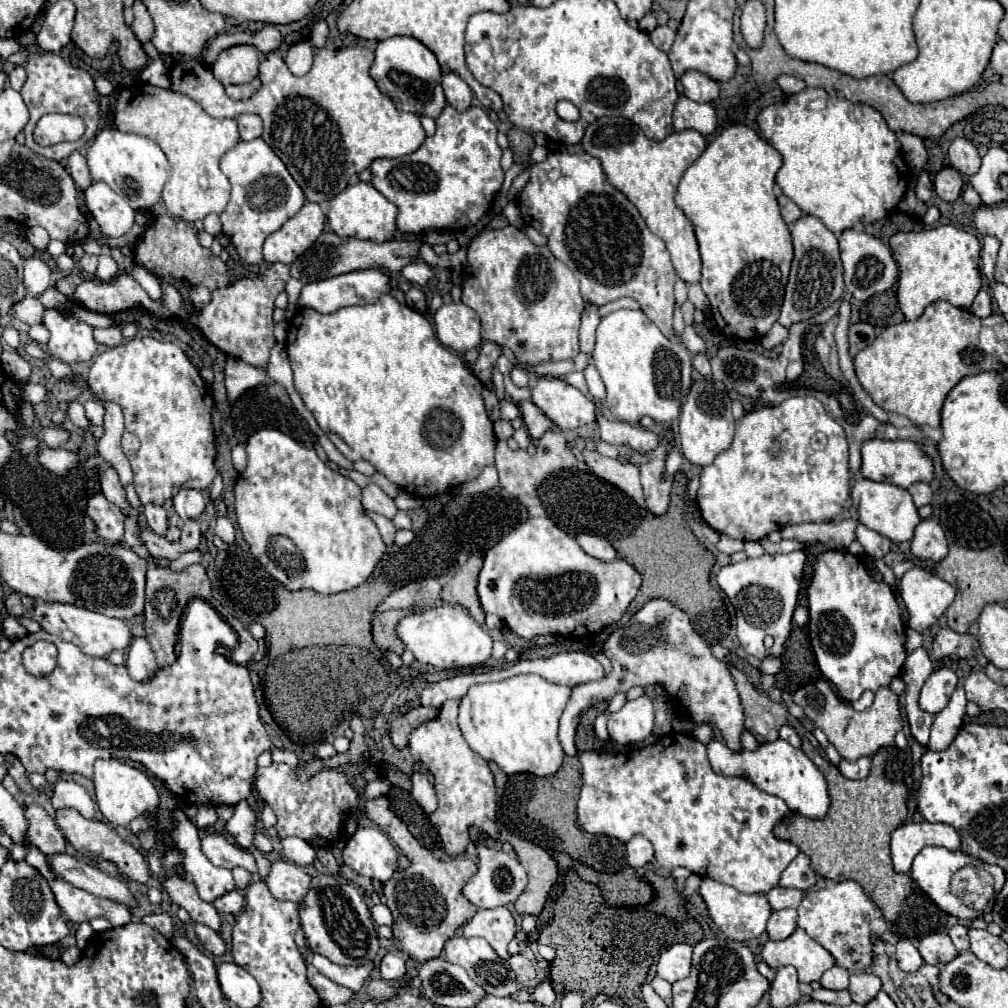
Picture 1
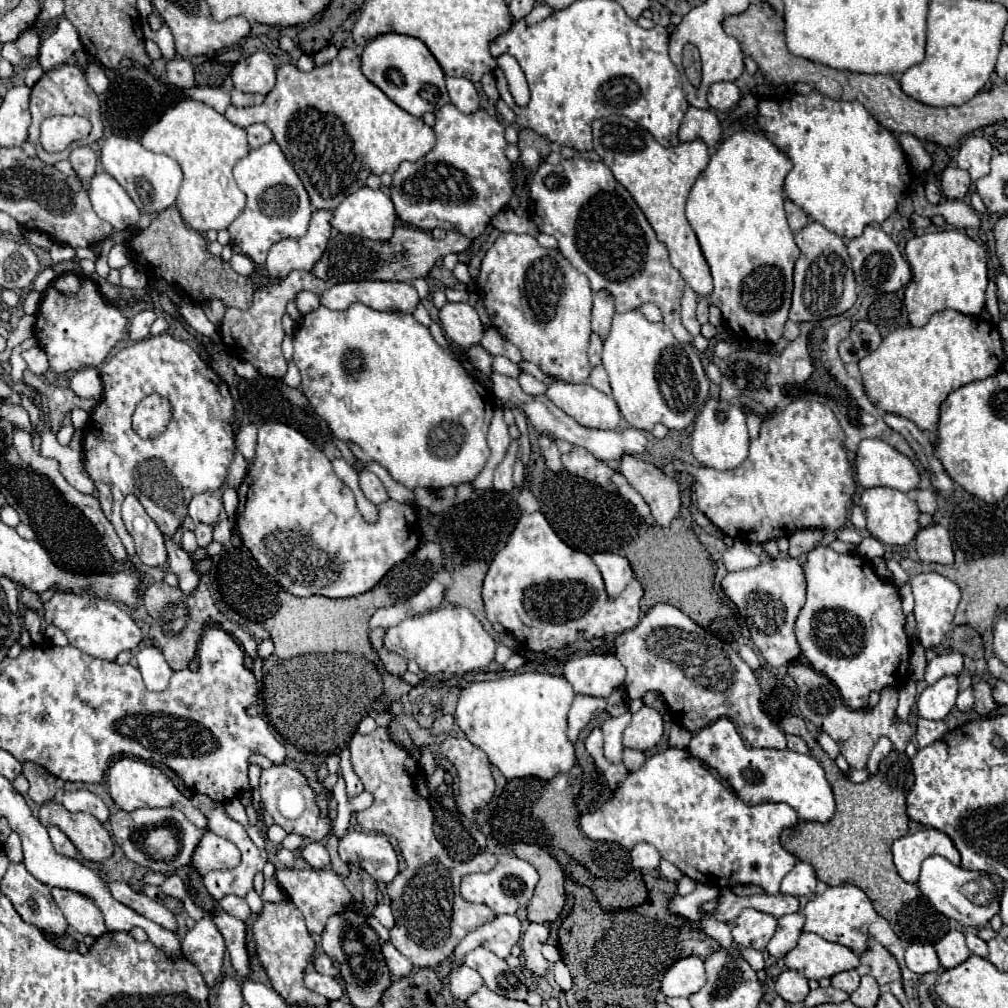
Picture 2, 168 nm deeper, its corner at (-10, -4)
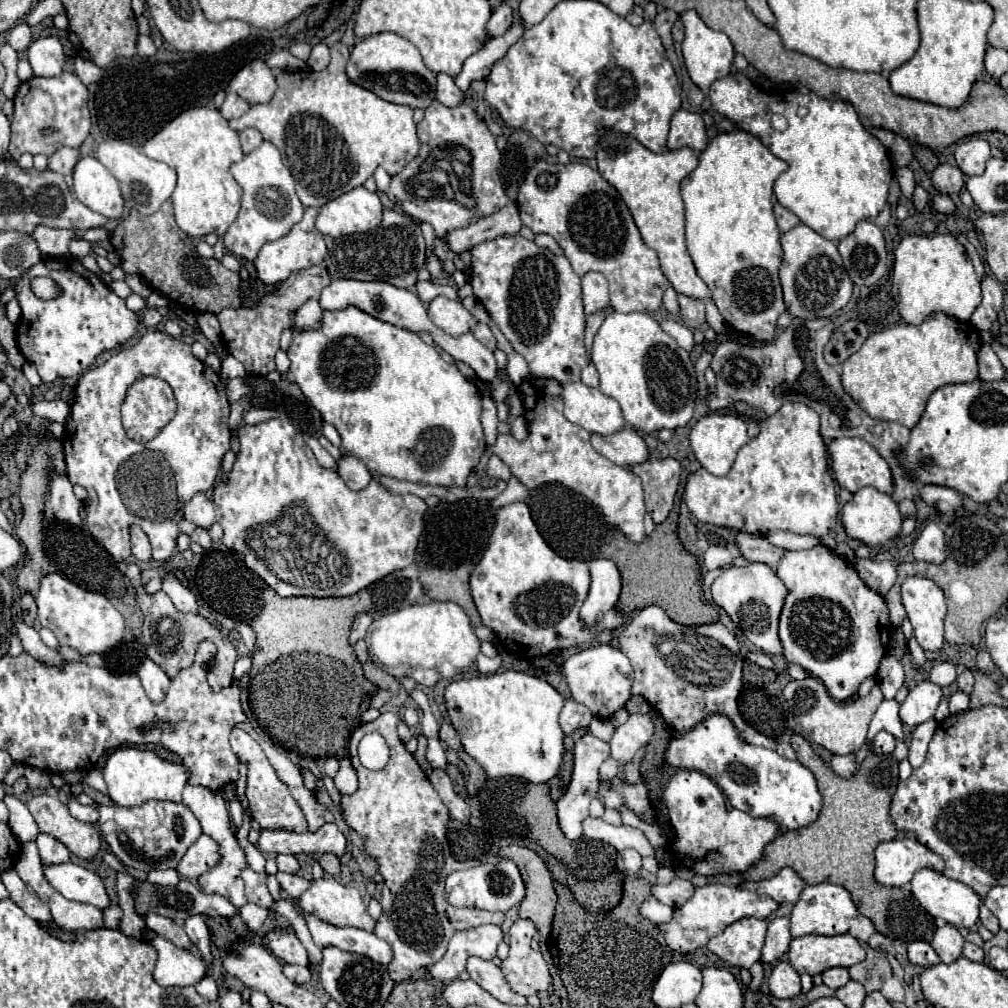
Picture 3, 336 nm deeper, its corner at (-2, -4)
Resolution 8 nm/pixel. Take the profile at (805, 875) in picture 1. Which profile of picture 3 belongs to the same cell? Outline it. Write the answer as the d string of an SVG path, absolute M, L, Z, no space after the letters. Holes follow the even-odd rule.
M783 868L777 876L773 876L771 880L761 880L761 882L743 882L741 888L743 890L753 890L765 896L771 896L775 902L783 904L783 902L791 902L795 904L799 900L799 894L803 892L805 882L797 876L795 870L791 868Z

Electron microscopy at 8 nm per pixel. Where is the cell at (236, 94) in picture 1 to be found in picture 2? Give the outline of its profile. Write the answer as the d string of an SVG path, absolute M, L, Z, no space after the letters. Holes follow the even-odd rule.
M231 90L231 104L237 108L247 108L247 106L257 106L265 100L261 94L245 94L241 90Z

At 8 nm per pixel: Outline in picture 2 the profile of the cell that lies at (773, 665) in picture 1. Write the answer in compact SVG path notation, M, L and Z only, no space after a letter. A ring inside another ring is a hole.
M789 664L789 676L795 680L797 684L797 694L799 694L799 710L805 716L805 720L809 720L811 724L815 724L821 732L829 734L835 742L839 742L841 754L845 756L845 760L849 762L851 768L865 768L869 752L873 750L873 744L881 738L881 736L889 736L895 744L899 752L905 752L907 742L911 740L911 728L909 724L895 724L893 716L895 716L895 708L897 708L897 690L895 688L883 688L881 690L881 700L875 708L863 708L863 710L851 710L841 702L839 690L837 686L821 676L819 672L811 670L805 664Z

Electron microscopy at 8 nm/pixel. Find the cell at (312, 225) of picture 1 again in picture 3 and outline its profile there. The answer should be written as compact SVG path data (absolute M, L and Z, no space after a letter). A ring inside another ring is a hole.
M305 208L305 216L299 224L293 226L293 230L275 240L275 242L267 242L261 250L259 256L255 260L255 268L257 268L257 276L261 278L261 282L265 284L277 284L287 280L287 276L295 270L305 270L311 266L317 266L323 262L323 258L327 256L327 246L323 240L323 234L315 228L315 218L317 218L317 210L315 208Z

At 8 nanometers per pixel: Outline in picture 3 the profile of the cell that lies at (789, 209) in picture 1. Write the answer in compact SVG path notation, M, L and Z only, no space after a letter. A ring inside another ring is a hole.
M775 202L775 218L777 218L777 226L779 226L781 232L787 232L787 230L791 230L793 226L797 226L801 222L791 210L787 210L779 202Z

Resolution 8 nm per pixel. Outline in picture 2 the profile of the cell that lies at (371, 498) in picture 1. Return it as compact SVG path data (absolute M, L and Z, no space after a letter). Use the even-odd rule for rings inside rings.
M369 470L359 472L359 488L361 488L361 492L363 492L373 504L385 502L385 500L389 498L385 486L381 484L381 480L379 480L373 472L369 472Z

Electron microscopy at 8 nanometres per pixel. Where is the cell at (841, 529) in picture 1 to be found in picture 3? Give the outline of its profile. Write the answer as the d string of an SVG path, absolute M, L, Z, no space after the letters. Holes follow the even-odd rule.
M739 532L735 544L739 546L741 554L749 560L749 562L763 562L763 564L777 564L779 558L783 558L785 550L773 546L765 536L753 536L753 534L745 534Z

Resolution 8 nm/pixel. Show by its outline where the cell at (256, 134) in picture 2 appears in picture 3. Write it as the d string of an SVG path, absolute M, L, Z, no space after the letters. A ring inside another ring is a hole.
M245 128L245 130L241 130L241 132L239 132L239 138L241 138L241 146L243 146L243 152L245 152L245 154L249 154L251 150L255 150L261 142L267 142L267 140L259 134L259 130L255 130L255 128Z

